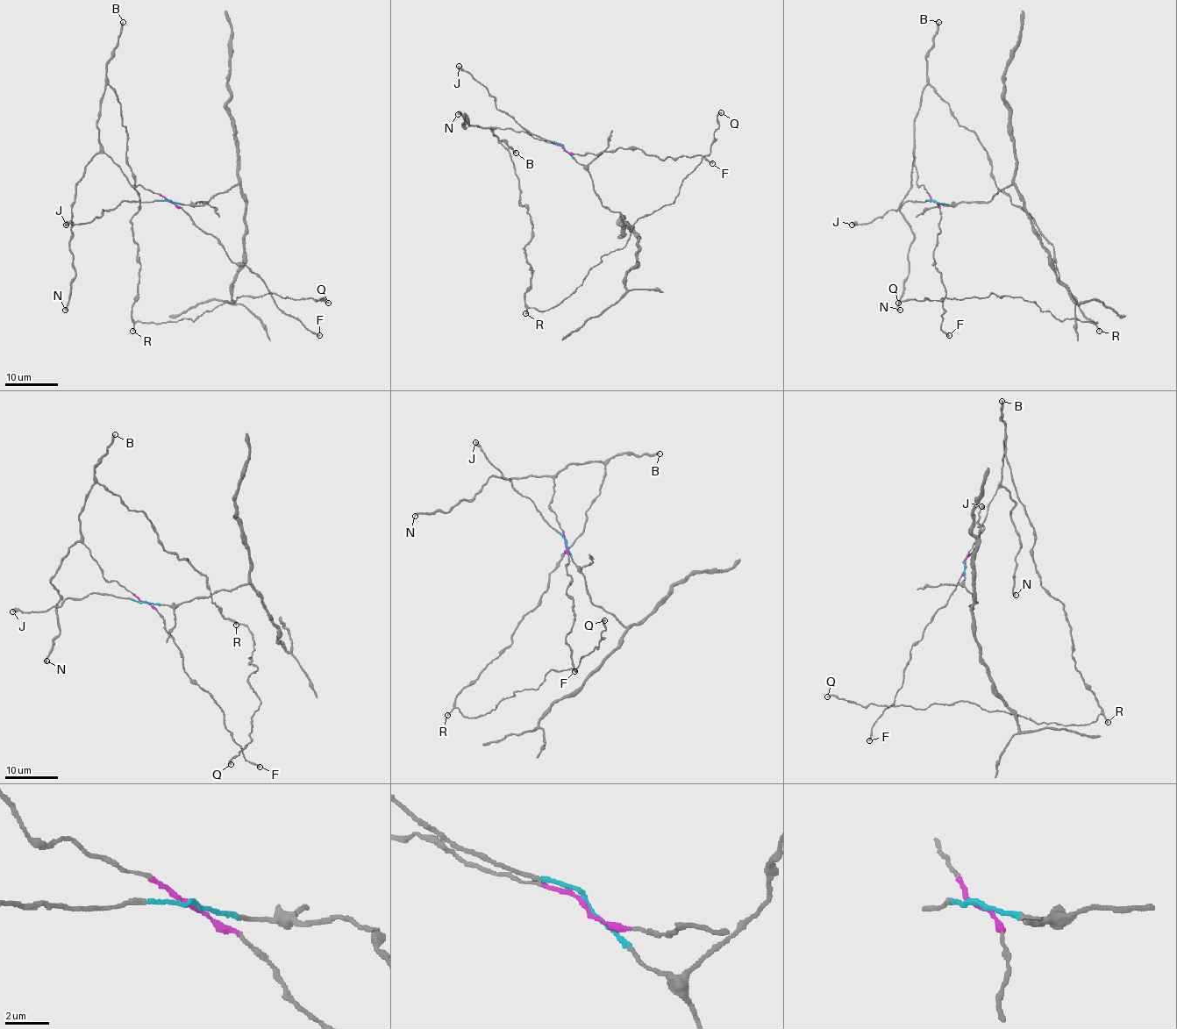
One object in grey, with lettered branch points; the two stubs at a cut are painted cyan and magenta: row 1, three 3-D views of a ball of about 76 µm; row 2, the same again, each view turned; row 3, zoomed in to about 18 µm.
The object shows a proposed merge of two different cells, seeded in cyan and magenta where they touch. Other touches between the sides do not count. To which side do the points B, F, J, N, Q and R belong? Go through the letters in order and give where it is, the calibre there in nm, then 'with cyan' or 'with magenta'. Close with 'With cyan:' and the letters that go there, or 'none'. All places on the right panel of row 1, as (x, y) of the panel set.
B: (938, 22) | 240 nm | with magenta
F: (949, 335) | 180 nm | with magenta
J: (852, 225) | 480 nm | with cyan
N: (900, 310) | 240 nm | with magenta
Q: (898, 303) | 200 nm | with magenta
R: (1099, 331) | 190 nm | with magenta
With cyan: J

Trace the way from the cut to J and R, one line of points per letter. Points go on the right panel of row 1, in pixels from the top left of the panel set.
J: (934, 202), (907, 201), (898, 210), (888, 210), (870, 223), (852, 225)
R: (934, 202), (916, 183), (914, 152), (927, 85), (976, 135), (995, 184), (1053, 247), (1059, 279), (1099, 331)

